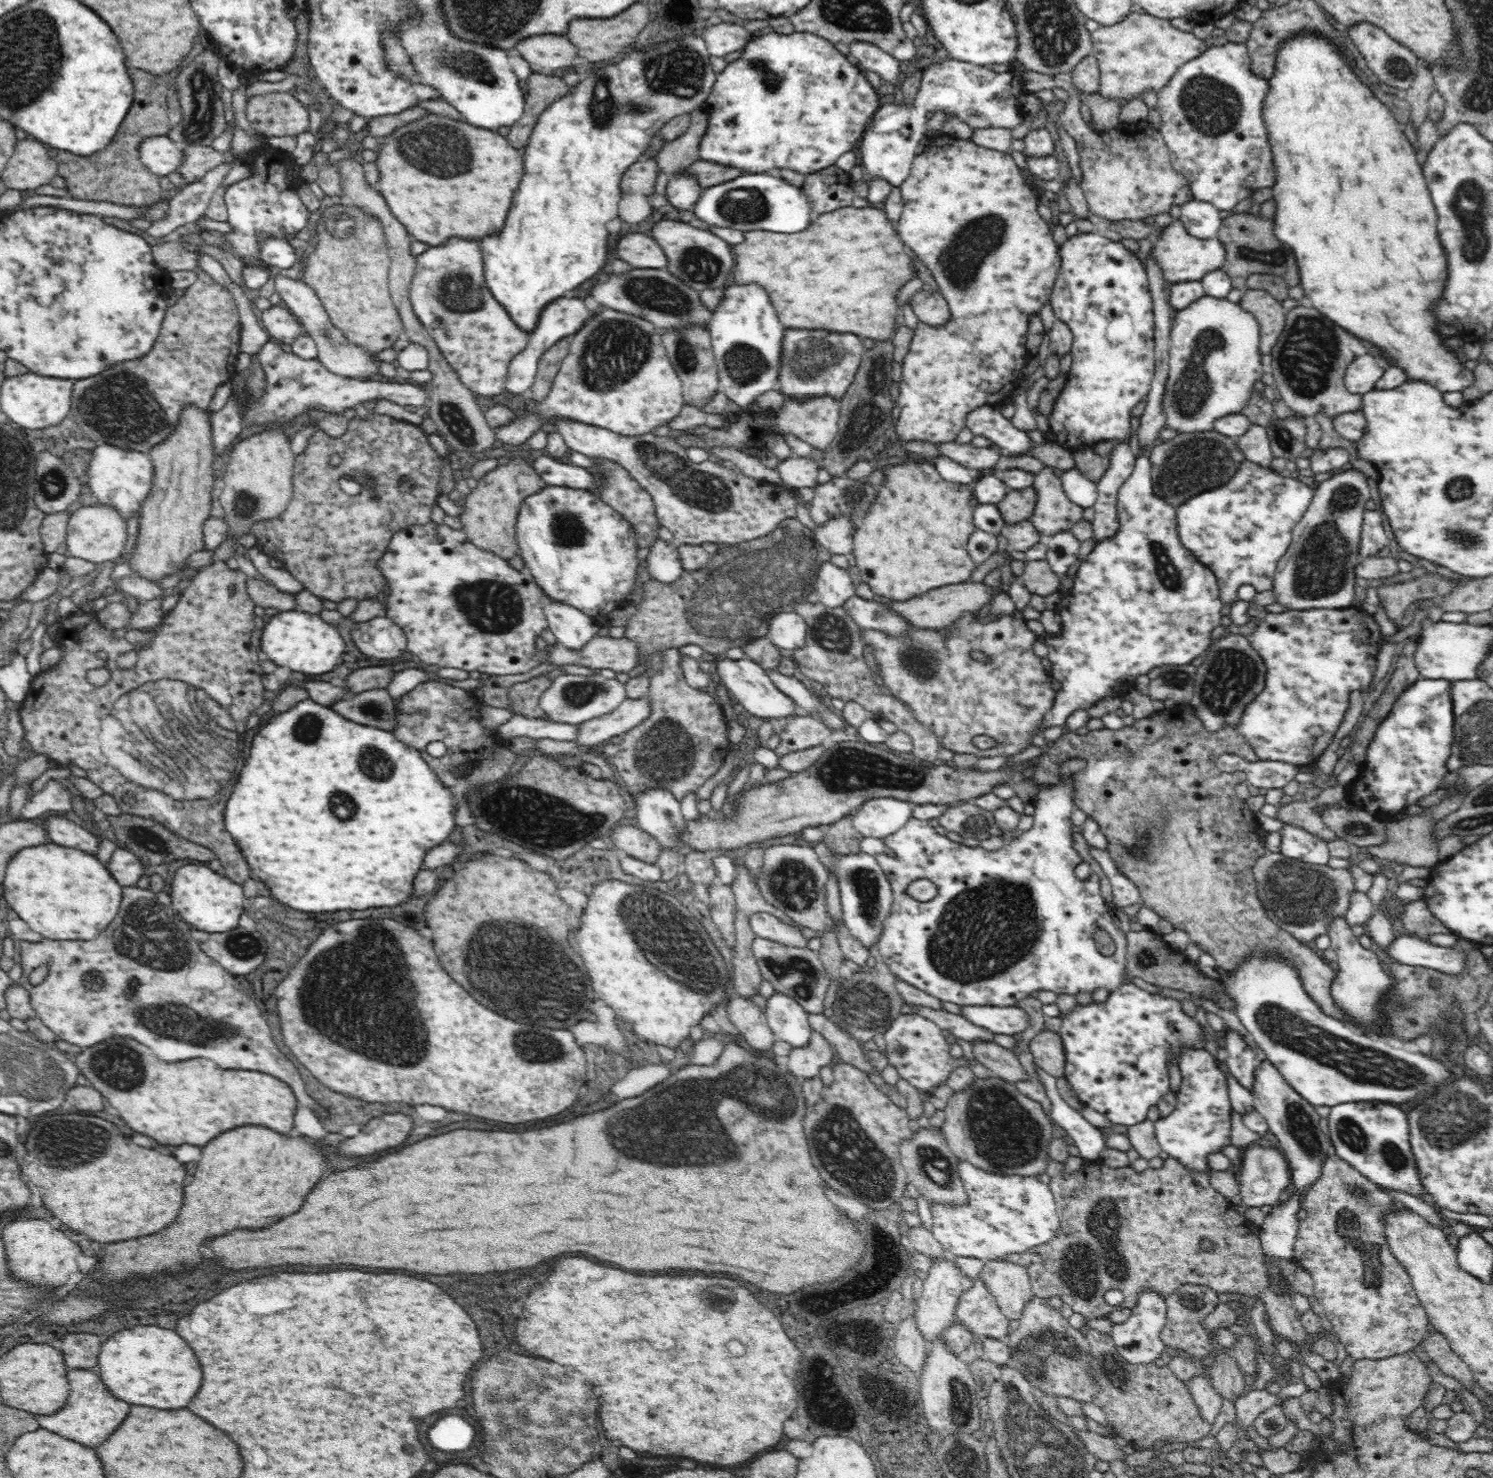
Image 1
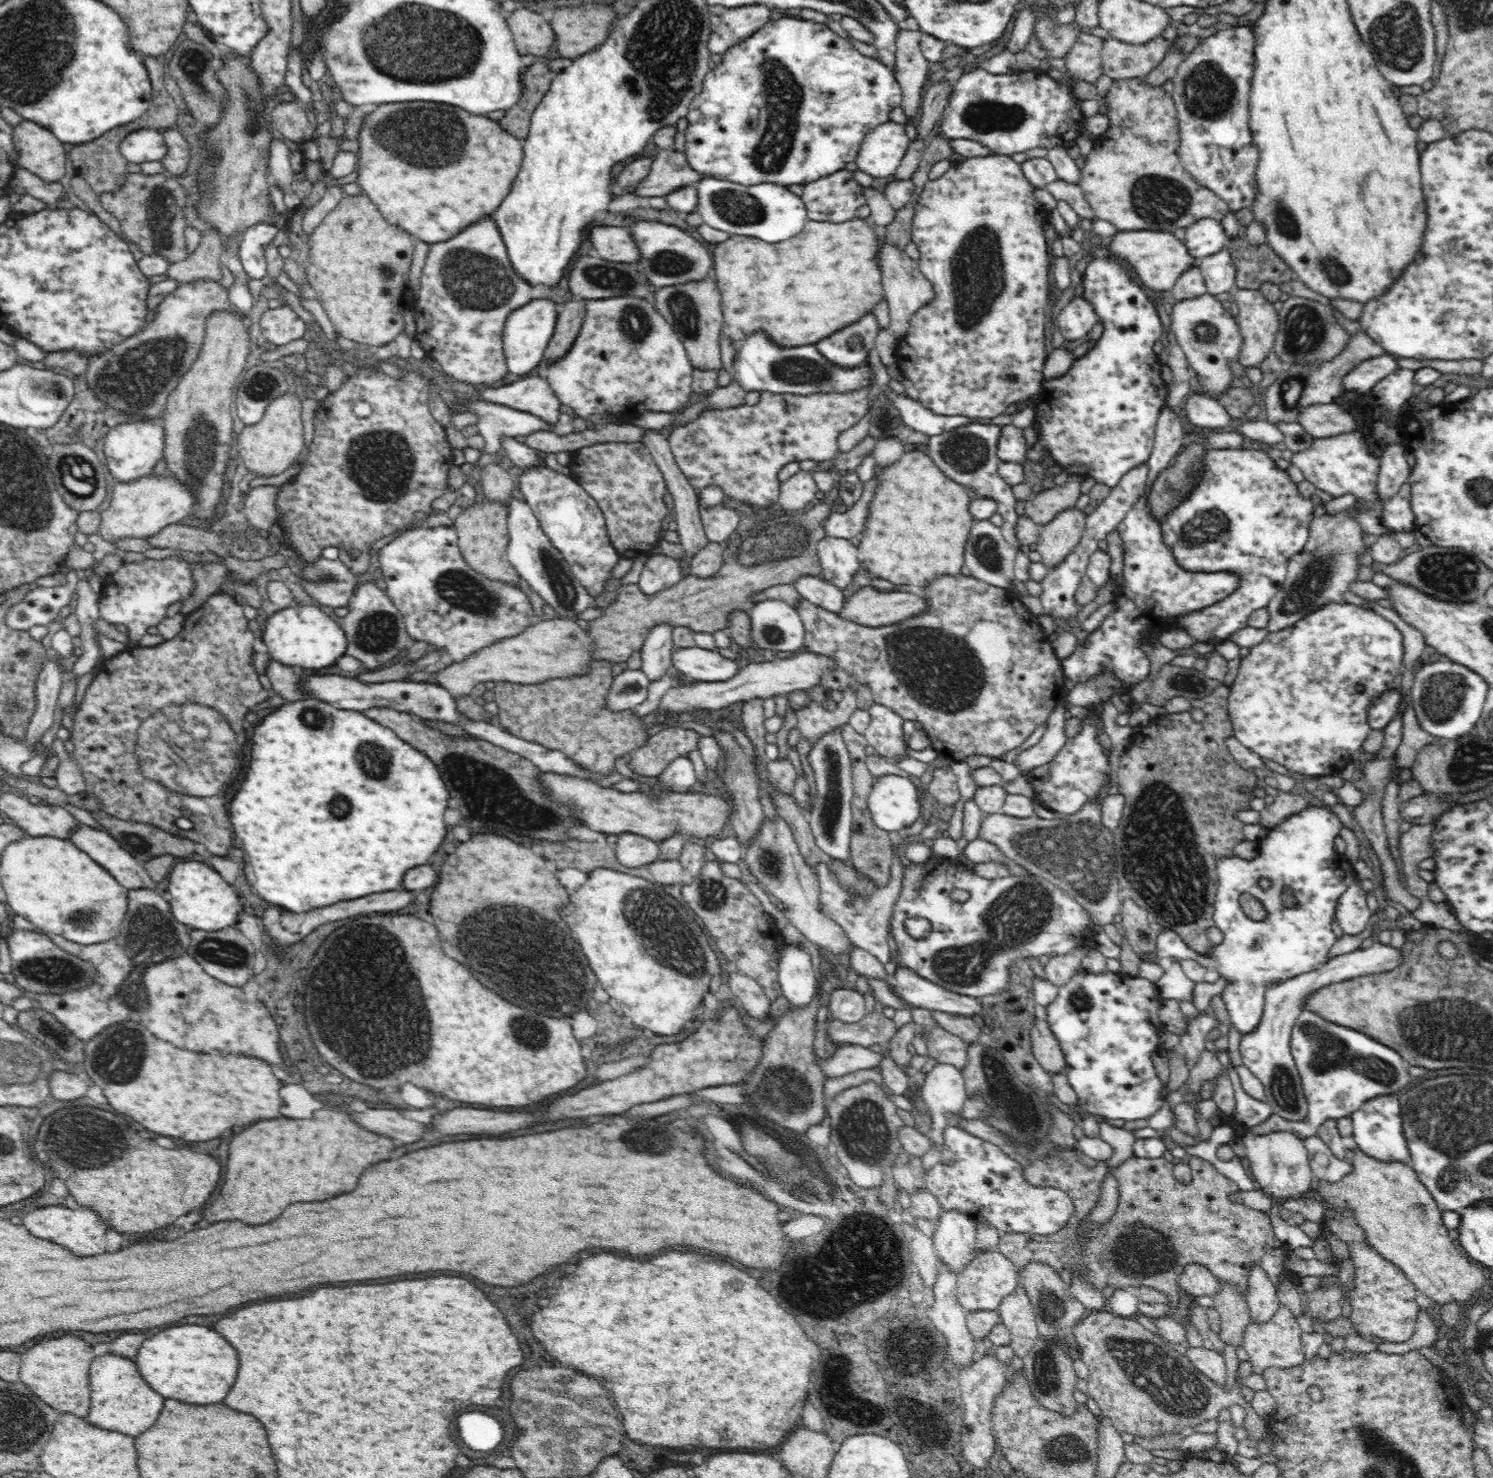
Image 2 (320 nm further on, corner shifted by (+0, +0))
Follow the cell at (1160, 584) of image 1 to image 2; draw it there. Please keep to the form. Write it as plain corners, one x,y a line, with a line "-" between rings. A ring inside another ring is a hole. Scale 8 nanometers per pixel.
1165,406
1158,414
1154,432
1154,446
1146,466
1149,467
1143,490
1135,498
1135,502
1119,520
1115,530
1120,532
1124,540
1124,583
1120,588
1120,596
1116,598
1118,612
1112,618
1101,622
1096,632
1090,634
1086,646
1078,646
1072,656
1059,660
1063,674
1074,682
1088,682
1102,674
1114,674
1125,688
1147,680
1151,672
1151,662
1141,649
1144,632
1148,632
1154,641
1159,634
1152,634
1152,626
1170,620
1172,616
1188,616
1221,602
1234,592
1238,586
1238,577
1230,573
1202,573
1182,569
1174,559
1170,547
1166,547
1162,535
1161,520
1152,515
1148,505
1149,488
1158,473
1168,468
1173,459
1181,452
1184,442
1182,424
1172,408

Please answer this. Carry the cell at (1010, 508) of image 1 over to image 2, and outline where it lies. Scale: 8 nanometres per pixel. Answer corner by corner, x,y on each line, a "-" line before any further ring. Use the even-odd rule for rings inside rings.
1067,471
1070,475
1065,485
1044,489
1032,495
1025,502
1025,515
1030,520
1043,525
1050,522
1060,511
1068,507
1076,508
1076,500
1080,493
1082,475

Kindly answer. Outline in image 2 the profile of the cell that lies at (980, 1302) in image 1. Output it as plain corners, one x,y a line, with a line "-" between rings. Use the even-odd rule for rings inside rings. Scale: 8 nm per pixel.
988,1251
979,1255
975,1262
968,1263
957,1274
957,1298
967,1311
996,1311
1003,1299
1020,1284
1018,1269
998,1251

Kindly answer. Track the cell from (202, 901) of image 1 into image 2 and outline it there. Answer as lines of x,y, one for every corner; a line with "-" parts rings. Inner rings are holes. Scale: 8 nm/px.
200,861
177,863
170,872
168,882
168,892
172,896
170,904
176,904
176,906
172,906
172,914
178,922
182,922
186,926
216,932
231,927
236,922
238,912
242,912
242,904
240,904
234,888
230,884
226,884
218,872
214,872
212,868
208,868

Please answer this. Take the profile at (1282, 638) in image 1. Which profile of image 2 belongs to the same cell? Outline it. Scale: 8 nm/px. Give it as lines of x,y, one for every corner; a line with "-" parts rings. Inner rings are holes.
1330,602
1322,606
1320,610
1308,614
1302,620
1287,626
1284,630
1270,632
1266,638
1252,646
1249,654
1241,660
1238,676
1234,683
1228,687
1229,696
1227,702
1227,716
1230,717
1232,736
1239,744
1255,752
1261,758
1274,760
1282,764
1288,770
1308,776
1334,776
1340,772
1348,762
1356,756
1360,756
1360,748
1369,735
1372,727
1369,725
1370,706
1385,694
1385,690
1398,682
1403,669
1408,665
1404,658
1404,645
1402,645
1402,633
1393,622
1386,620
1383,616
1376,614
1371,609
1360,608
1347,603

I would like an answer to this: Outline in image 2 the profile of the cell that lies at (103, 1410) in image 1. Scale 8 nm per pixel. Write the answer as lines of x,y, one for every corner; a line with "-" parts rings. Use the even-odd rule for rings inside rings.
104,1354
96,1358
90,1366
90,1410
87,1411
86,1424
93,1428
116,1430
128,1436
138,1436
154,1418
158,1418
158,1410
162,1410
162,1398
154,1394
154,1390
146,1390
138,1378
134,1378
134,1366
130,1366
128,1358
116,1354

